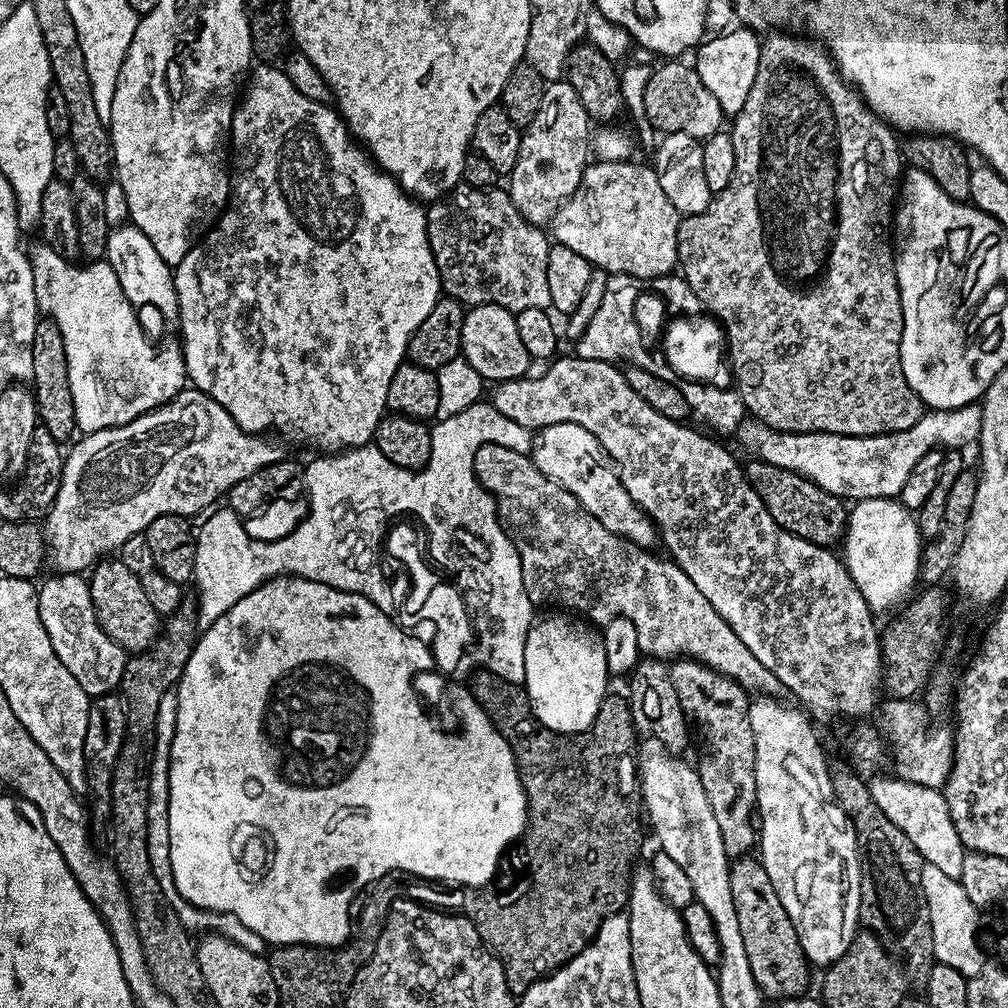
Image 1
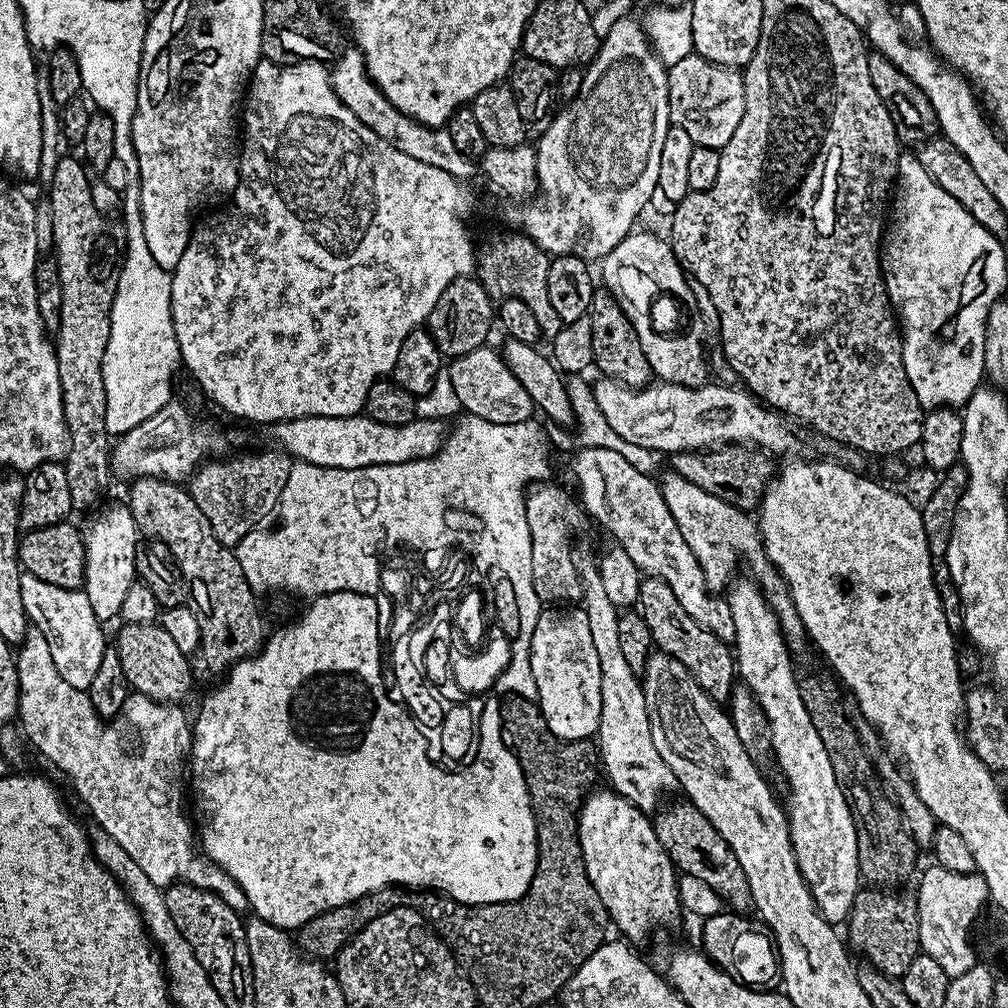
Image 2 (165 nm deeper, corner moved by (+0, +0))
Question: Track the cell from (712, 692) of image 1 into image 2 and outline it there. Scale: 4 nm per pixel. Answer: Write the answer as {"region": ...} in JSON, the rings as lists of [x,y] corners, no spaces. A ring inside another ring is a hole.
{"region":[[[650,575],[641,579],[638,611],[646,626],[650,626],[653,645],[659,651],[678,658],[678,662],[682,662],[682,666],[690,670],[694,682],[698,682],[698,686],[706,690],[709,698],[717,702],[729,699],[738,680],[733,649],[710,630],[694,622],[694,618],[690,618],[690,614],[682,610],[678,598],[674,598],[674,590],[670,590],[664,580]]]}

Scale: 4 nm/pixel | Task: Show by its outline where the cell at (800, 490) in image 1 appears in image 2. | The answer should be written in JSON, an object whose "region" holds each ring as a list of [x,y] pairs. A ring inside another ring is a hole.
{"region":[[[721,444],[707,450],[694,452],[671,453],[671,471],[694,482],[694,486],[702,486],[706,494],[714,494],[736,508],[752,510],[759,505],[768,483],[774,475],[773,457],[769,453],[748,444]]]}

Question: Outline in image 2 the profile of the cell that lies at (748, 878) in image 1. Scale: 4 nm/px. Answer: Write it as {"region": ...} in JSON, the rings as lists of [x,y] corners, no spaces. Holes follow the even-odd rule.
{"region":[[[680,798],[677,804],[661,807],[655,813],[654,823],[658,842],[662,842],[668,857],[681,873],[689,872],[694,874],[694,878],[702,878],[702,882],[707,882],[729,909],[744,914],[753,907],[746,870],[742,870],[734,850],[730,850],[726,838],[722,838],[722,834],[714,830],[702,810],[695,808],[687,799]]]}

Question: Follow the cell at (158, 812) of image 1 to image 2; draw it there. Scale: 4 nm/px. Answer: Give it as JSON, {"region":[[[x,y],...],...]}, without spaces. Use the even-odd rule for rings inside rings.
{"region":[[[29,631],[15,653],[18,682],[20,683],[20,705],[18,724],[26,737],[52,764],[57,764],[69,776],[73,790],[81,802],[88,807],[95,827],[106,830],[138,866],[161,890],[172,884],[192,884],[194,887],[208,889],[222,898],[230,910],[244,914],[249,911],[248,899],[230,878],[203,854],[198,854],[198,844],[194,839],[194,824],[184,813],[184,788],[186,792],[186,769],[190,764],[192,738],[194,735],[190,716],[172,702],[151,700],[149,696],[137,692],[129,693],[122,710],[107,722],[94,710],[87,691],[70,685],[58,674],[54,658],[50,658],[50,646],[38,631]]]}

